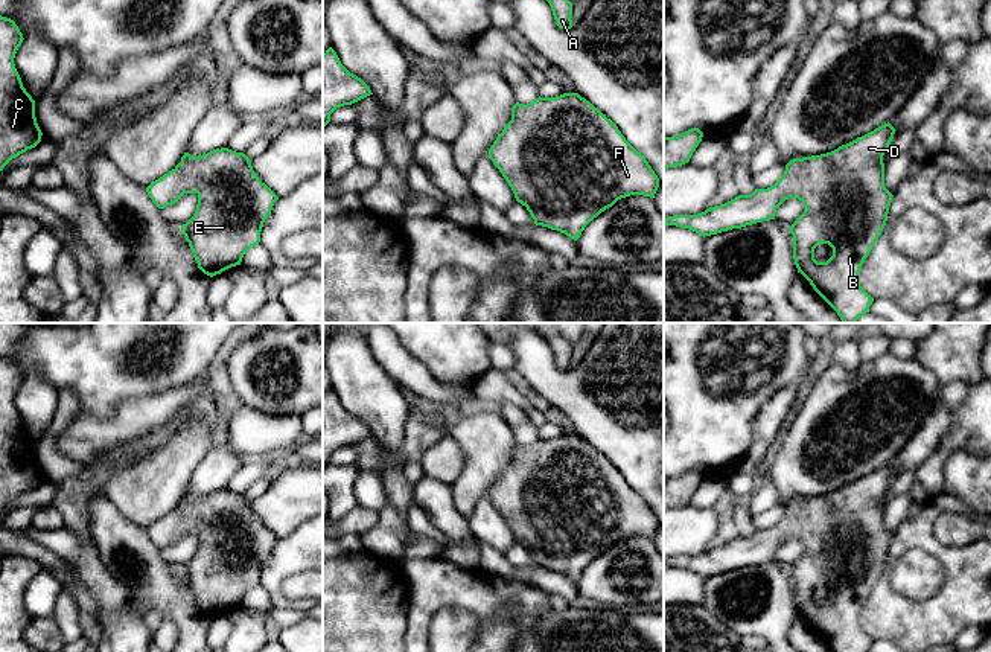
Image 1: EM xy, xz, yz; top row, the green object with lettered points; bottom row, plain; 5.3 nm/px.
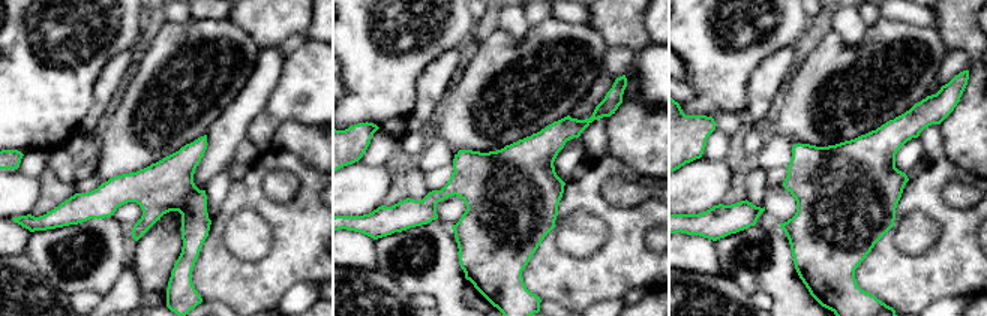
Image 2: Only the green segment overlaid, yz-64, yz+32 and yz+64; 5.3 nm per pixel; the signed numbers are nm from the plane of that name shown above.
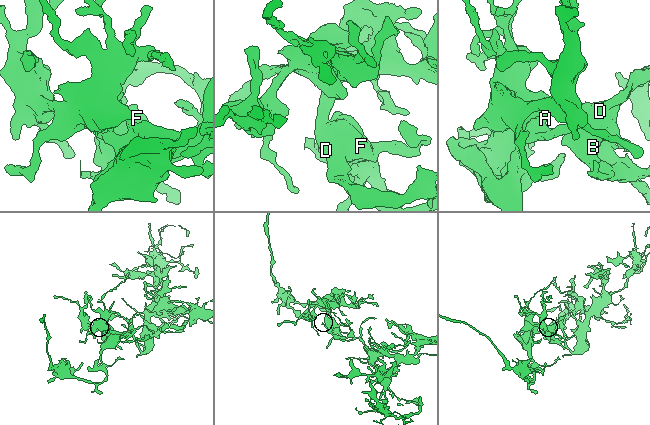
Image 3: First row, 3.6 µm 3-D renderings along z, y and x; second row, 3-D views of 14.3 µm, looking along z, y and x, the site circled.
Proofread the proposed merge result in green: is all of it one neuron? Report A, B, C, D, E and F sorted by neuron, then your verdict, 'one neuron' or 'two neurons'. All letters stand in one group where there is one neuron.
A B C D E F | one neuron

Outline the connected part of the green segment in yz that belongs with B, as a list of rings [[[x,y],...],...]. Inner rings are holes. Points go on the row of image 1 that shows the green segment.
[[[887,122],[831,152],[793,158],[773,186],[697,215],[668,216],[664,225],[690,229],[705,238],[775,219],[785,200],[798,198],[805,210],[789,227],[798,273],[843,323],[856,323],[874,302],[860,286],[859,274],[886,225],[894,197],[884,187],[883,163],[894,134]],[[819,244],[833,248],[827,262],[814,259]]]

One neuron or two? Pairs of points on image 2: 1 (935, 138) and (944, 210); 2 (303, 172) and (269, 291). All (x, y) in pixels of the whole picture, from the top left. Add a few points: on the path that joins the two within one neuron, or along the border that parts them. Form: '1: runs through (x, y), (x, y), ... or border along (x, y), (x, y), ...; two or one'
1: border along (945, 156), (927, 163); two
2: runs through (306, 202), (305, 244), (288, 261); one

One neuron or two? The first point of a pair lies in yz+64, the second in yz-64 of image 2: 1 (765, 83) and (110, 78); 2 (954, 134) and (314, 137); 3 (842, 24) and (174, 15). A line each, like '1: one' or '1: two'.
1: one
2: one
3: one

